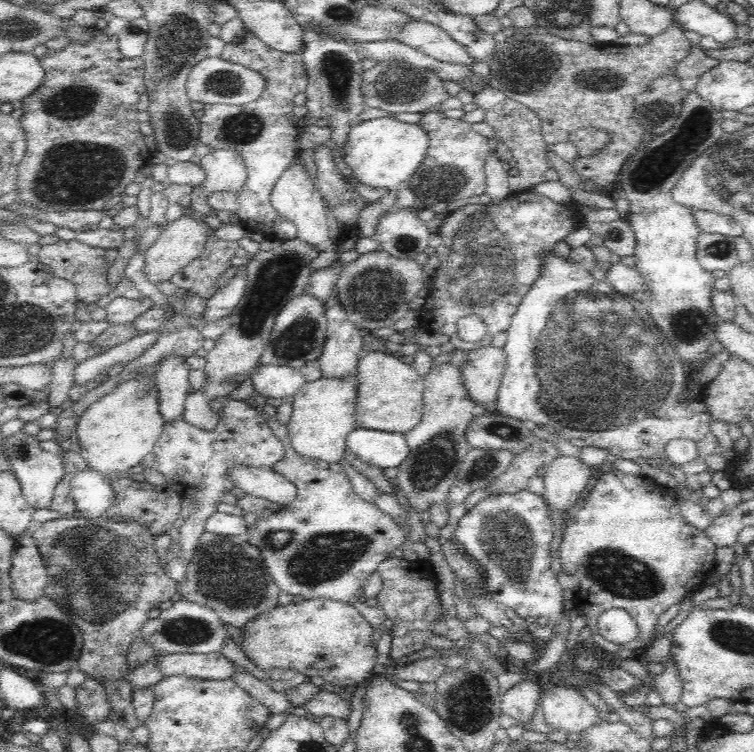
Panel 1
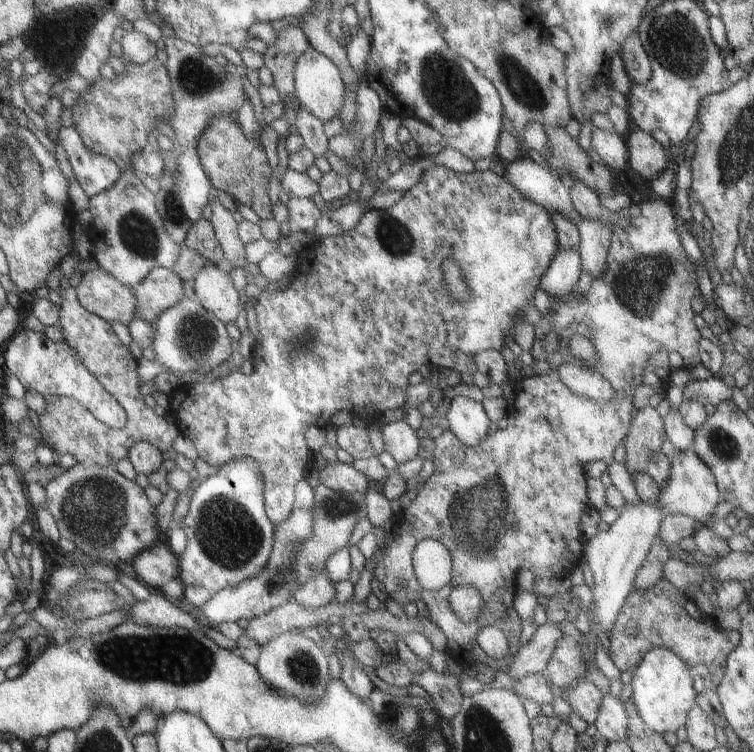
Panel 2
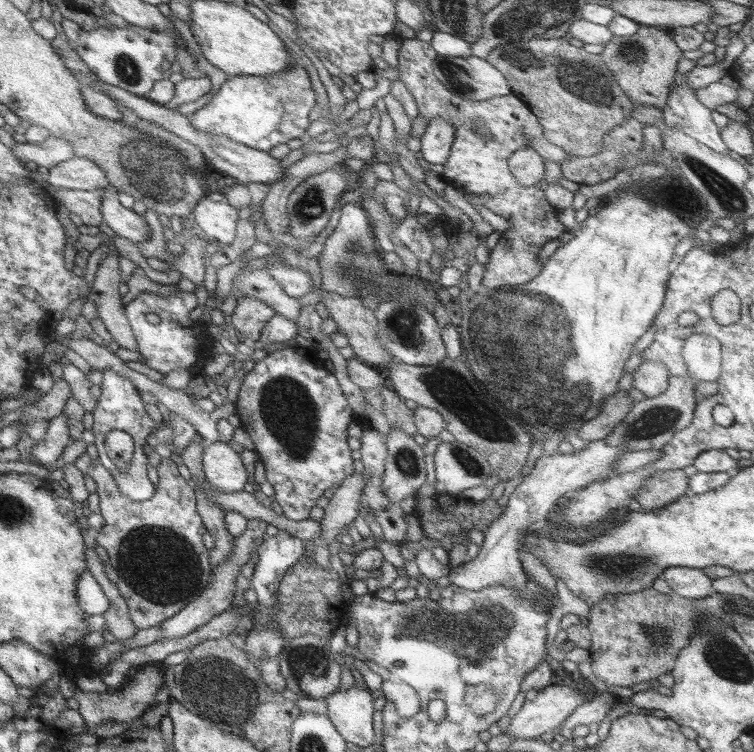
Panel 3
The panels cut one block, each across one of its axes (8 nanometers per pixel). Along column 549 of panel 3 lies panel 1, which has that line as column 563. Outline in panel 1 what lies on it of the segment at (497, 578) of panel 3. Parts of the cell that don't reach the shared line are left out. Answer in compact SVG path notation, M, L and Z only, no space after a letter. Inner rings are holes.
M560 456L544 472L544 498L552 510L570 510L578 506L580 494L584 492L590 476L596 468L582 462L578 456Z

